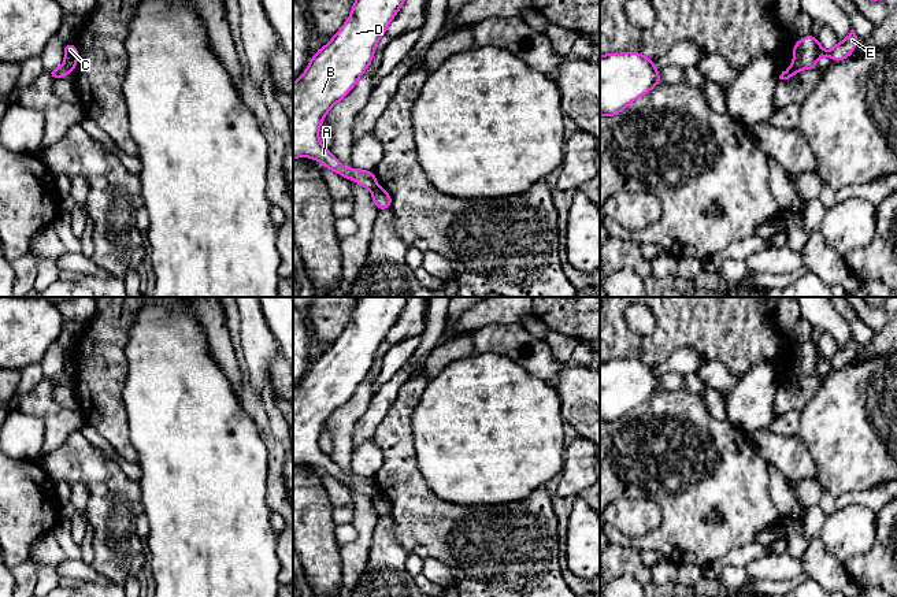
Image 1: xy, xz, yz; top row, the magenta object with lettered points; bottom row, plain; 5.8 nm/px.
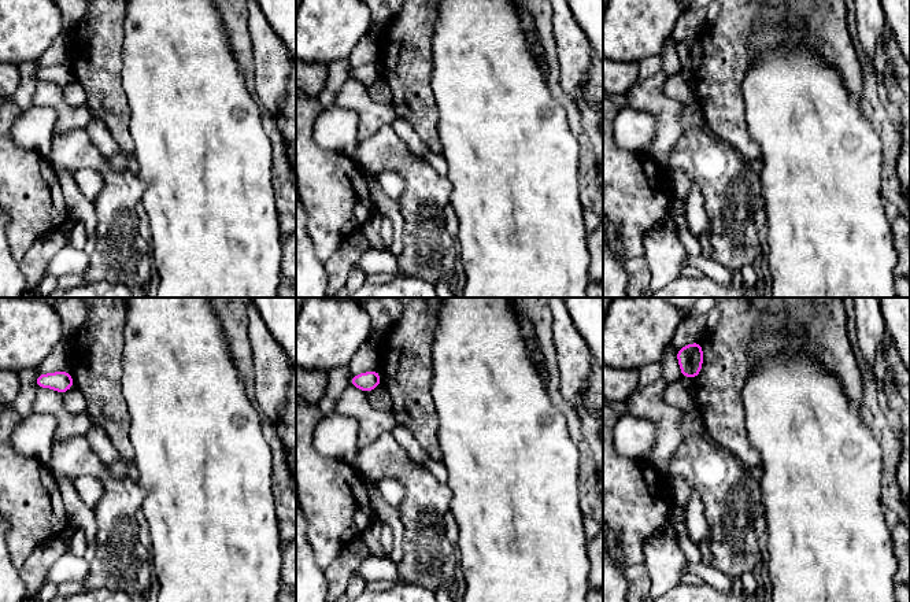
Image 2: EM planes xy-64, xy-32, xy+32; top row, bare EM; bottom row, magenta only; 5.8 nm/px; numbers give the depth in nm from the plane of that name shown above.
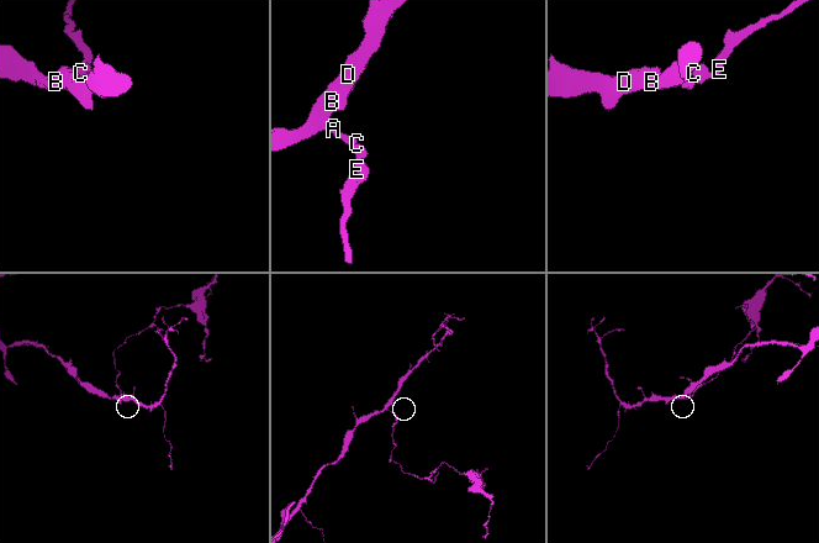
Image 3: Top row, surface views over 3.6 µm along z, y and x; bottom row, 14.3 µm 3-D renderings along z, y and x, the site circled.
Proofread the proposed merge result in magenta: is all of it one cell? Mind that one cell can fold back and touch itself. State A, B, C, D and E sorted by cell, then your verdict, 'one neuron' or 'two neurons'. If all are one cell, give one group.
A B D / C E | two neurons

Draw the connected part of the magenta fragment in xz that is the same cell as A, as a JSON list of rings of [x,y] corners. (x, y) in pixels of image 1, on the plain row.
[[[357,297],[356,308],[352,312],[349,325],[336,342],[319,356],[311,366],[304,381],[293,390],[293,466],[311,464],[342,482],[345,486],[352,486],[360,493],[374,497],[378,490],[374,478],[366,478],[352,474],[345,475],[344,471],[319,448],[319,434],[323,430],[329,416],[342,407],[356,392],[357,386],[364,381],[372,368],[377,349],[386,340],[392,326],[397,322],[404,311],[409,297]]]

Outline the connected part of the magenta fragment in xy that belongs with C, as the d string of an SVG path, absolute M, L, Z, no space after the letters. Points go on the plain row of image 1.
M71 348L64 352L64 371L67 371L71 377L75 375L75 371L79 366L78 356L73 352Z

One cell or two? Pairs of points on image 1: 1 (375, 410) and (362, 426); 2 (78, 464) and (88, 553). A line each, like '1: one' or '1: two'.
1: one
2: two

